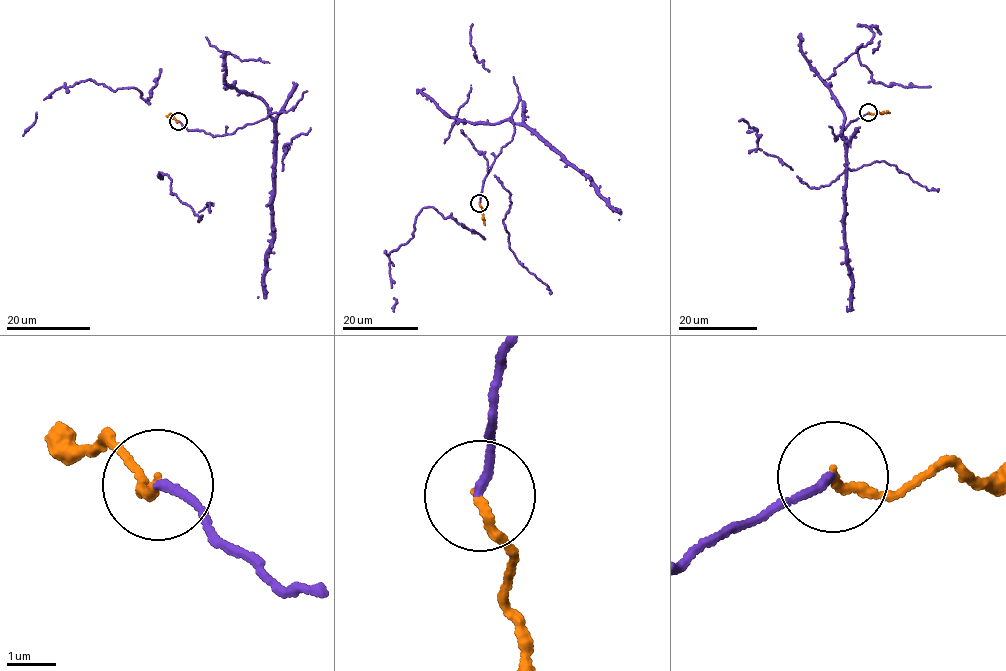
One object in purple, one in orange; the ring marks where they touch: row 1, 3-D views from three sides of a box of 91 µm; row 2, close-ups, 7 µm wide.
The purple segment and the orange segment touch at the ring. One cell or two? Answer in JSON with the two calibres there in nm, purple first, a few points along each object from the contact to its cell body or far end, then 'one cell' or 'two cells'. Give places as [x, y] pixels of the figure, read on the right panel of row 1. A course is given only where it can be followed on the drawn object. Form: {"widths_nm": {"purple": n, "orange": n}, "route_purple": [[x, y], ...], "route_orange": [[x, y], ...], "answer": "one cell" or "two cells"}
{"widths_nm": {"purple": 180, "orange": 140}, "route_purple": [[868, 113], [849, 123], [840, 133], [847, 138], [847, 141], [841, 137], [846, 150], [844, 223], [853, 310]], "route_orange": [[868, 113], [889, 113]], "answer": "one cell"}

